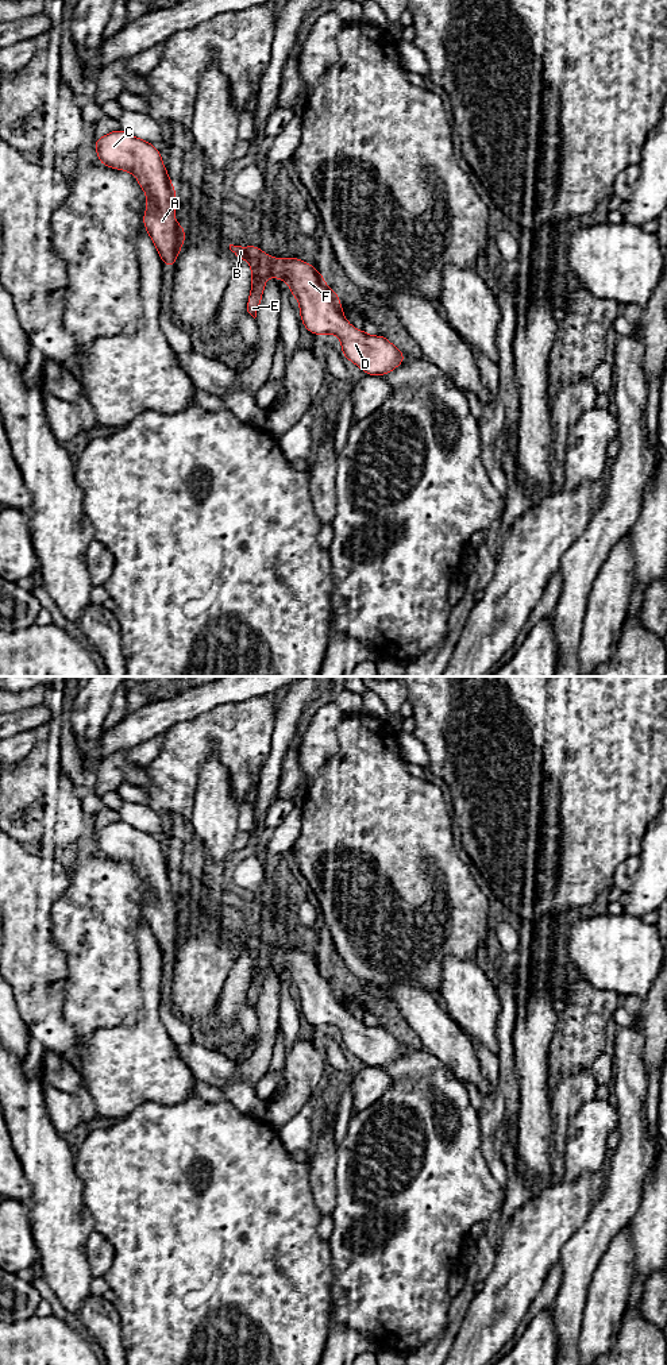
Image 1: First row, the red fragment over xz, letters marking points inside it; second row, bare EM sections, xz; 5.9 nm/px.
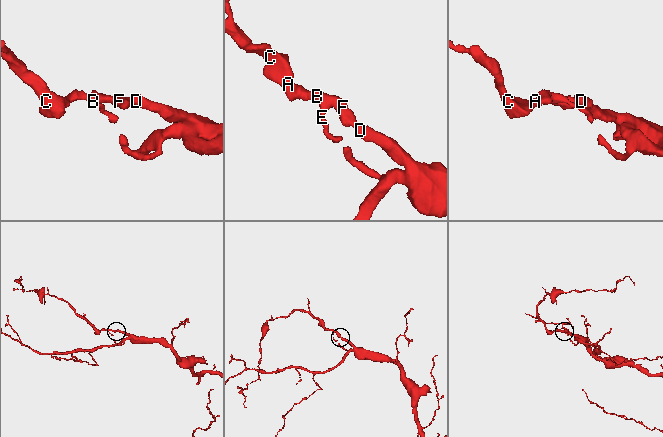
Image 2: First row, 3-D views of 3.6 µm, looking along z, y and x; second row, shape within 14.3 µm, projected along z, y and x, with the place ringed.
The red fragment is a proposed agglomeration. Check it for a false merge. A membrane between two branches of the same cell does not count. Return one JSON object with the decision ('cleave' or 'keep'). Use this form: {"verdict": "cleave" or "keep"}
{"verdict": "keep"}

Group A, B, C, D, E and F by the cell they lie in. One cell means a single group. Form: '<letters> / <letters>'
A B C D E F

